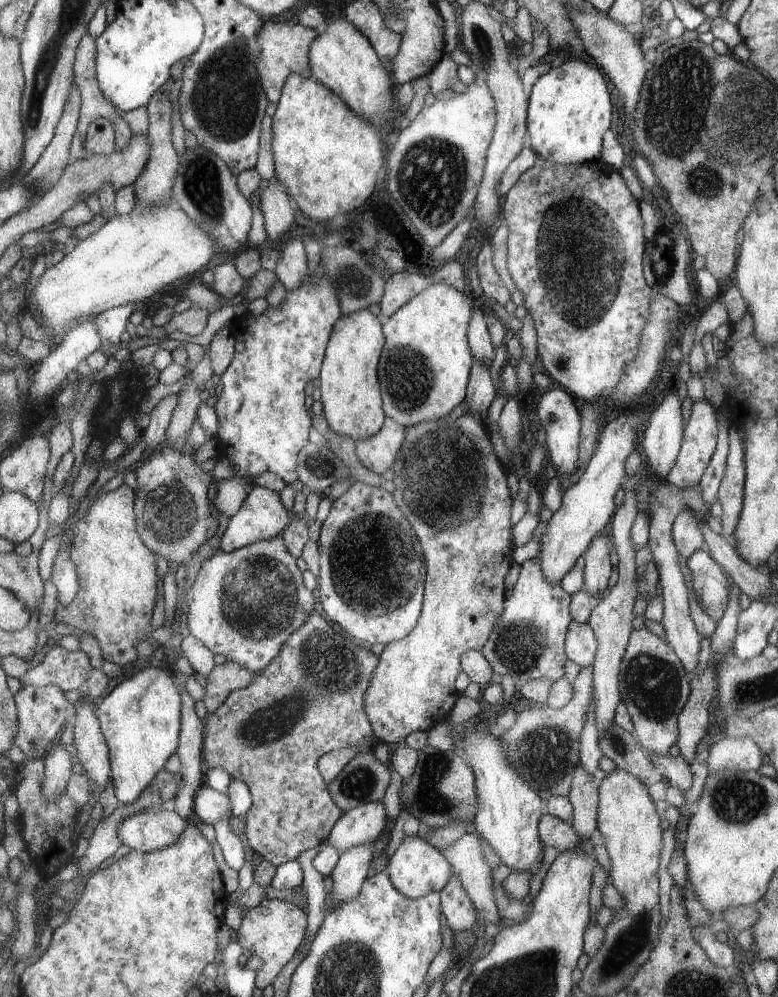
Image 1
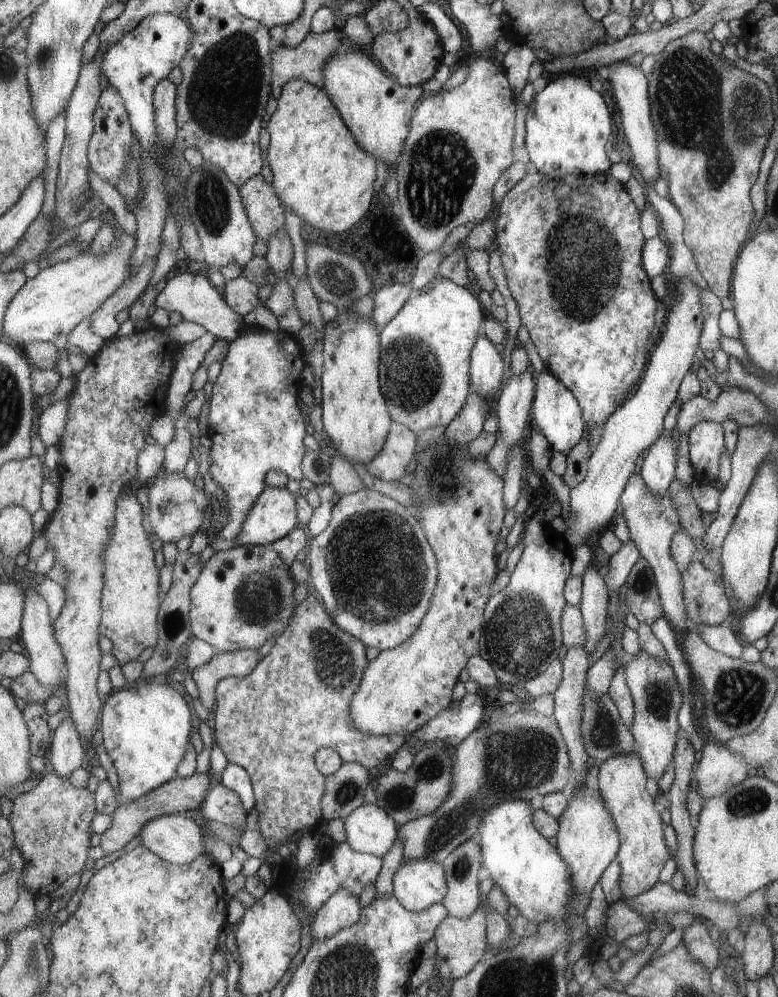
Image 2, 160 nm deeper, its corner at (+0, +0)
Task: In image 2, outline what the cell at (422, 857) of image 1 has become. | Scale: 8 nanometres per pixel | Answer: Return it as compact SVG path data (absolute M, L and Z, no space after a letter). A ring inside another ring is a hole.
M419 859L405 861L394 876L394 895L407 910L420 913L435 903L443 903L448 893L446 868L439 861Z

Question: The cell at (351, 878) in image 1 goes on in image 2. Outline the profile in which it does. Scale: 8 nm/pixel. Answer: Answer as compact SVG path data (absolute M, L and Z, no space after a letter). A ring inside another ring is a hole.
M339 889L335 896L322 906L312 922L312 944L357 924L361 913L358 897L347 889Z

